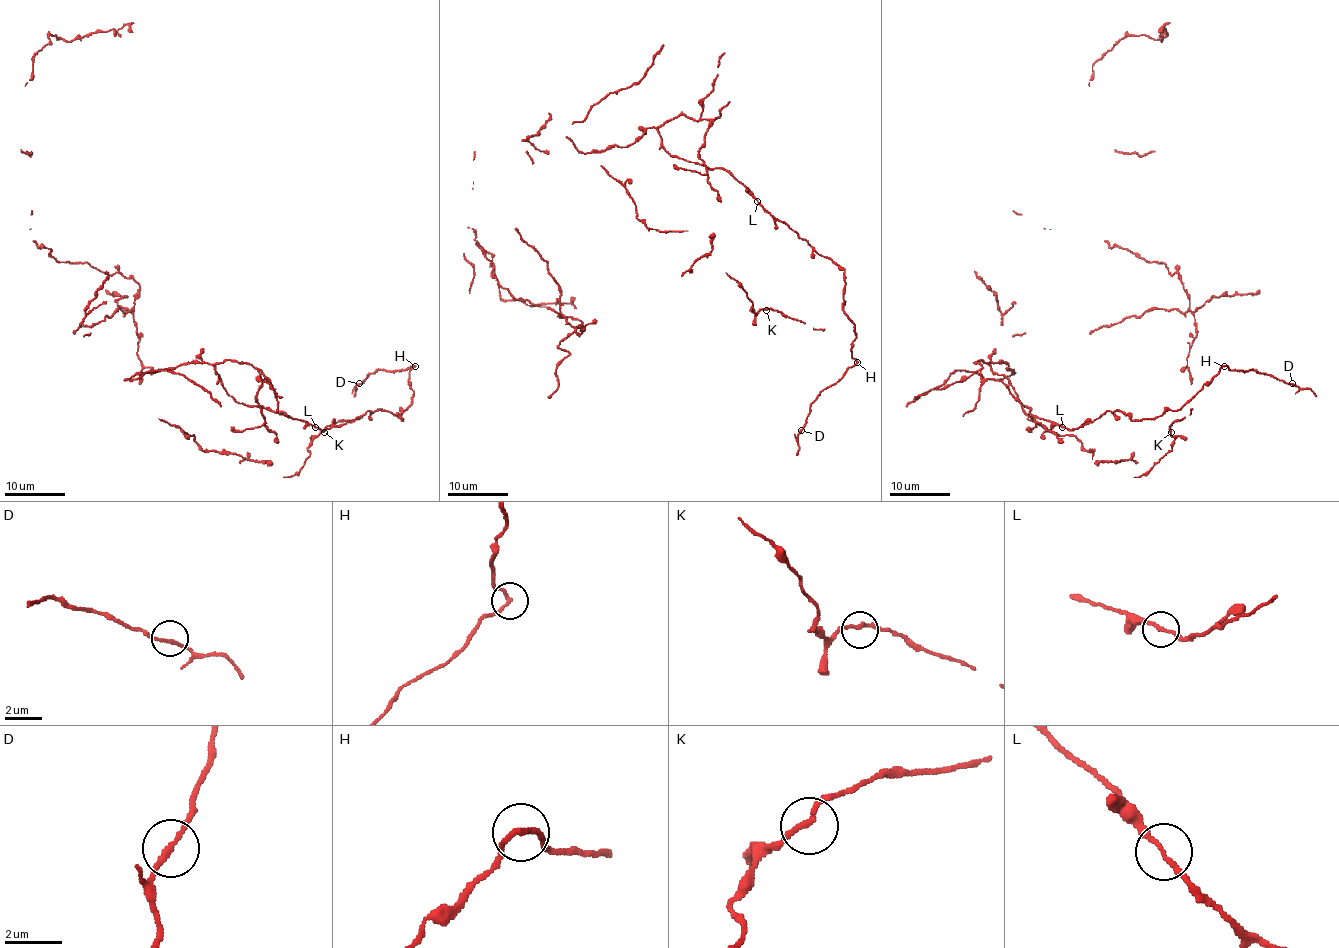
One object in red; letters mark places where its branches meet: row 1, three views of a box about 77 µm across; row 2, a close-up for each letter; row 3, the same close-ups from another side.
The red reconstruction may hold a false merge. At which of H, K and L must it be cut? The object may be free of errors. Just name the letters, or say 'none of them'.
H

